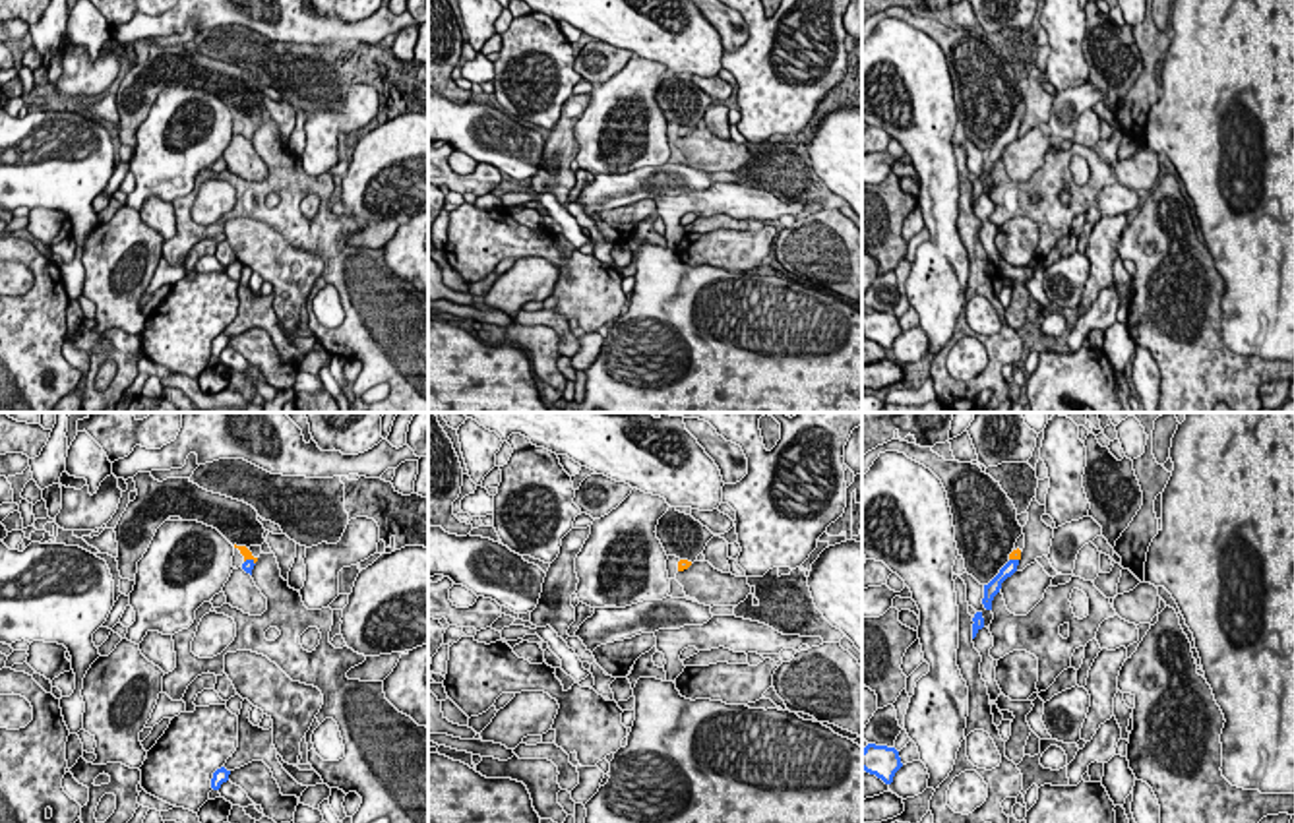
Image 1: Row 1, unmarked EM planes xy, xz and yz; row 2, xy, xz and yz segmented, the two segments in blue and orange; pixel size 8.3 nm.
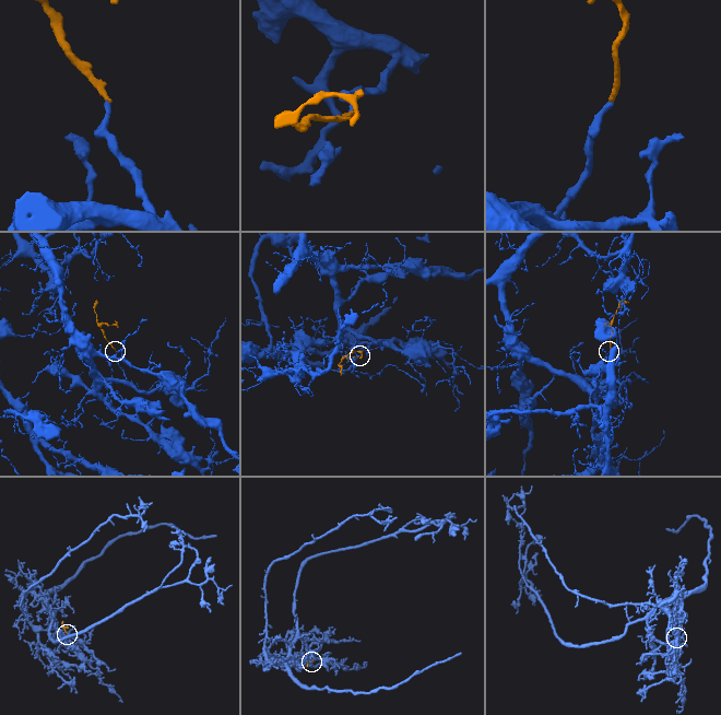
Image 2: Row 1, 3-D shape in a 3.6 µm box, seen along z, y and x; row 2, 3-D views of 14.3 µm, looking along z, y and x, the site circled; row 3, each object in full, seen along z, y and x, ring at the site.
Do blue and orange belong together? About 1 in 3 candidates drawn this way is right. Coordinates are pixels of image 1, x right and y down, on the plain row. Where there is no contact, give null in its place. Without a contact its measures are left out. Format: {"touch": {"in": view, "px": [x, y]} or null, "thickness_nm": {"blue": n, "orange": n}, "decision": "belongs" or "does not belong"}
{"touch": {"in": "xy", "px": [250, 126]}, "thickness_nm": {"blue": 90, "orange": 70}, "decision": "belongs"}

